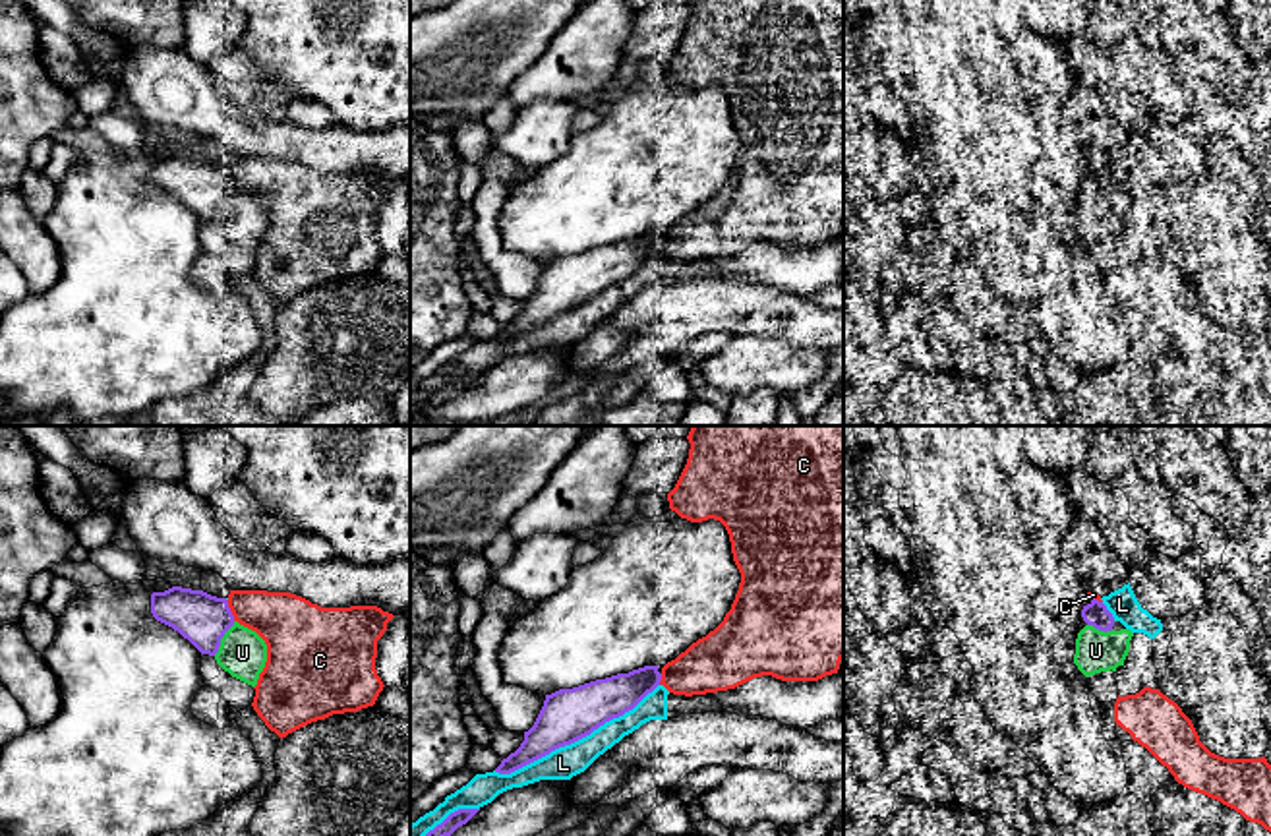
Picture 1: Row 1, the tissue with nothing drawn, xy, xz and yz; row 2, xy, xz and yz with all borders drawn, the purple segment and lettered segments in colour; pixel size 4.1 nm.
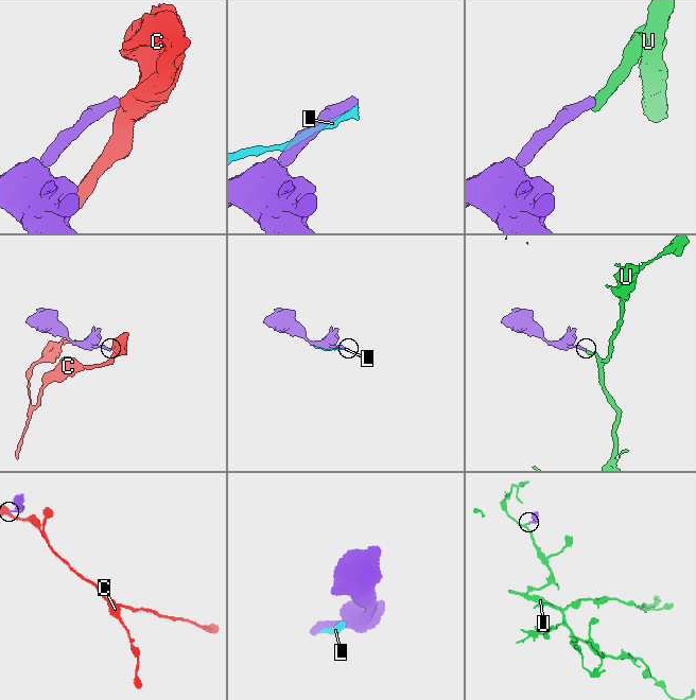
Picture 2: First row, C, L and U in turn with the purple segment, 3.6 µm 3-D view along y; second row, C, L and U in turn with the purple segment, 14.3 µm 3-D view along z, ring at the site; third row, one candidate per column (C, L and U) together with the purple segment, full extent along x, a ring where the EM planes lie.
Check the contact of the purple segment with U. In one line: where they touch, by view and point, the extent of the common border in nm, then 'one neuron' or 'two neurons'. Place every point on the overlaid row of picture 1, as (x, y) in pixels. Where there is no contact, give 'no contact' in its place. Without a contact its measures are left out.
contact xy (221, 637); length 170 nm; one neuron

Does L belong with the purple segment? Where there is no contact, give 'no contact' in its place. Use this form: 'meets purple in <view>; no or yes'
meets purple in xz; no

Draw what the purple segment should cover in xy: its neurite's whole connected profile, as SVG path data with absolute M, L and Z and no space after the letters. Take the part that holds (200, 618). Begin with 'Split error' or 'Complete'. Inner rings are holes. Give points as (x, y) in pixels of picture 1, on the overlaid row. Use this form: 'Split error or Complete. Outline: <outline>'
Split error. Outline: M172 586L151 594L151 613L201 654L213 656L232 677L257 685L267 662L267 644L255 631L234 619L226 598Z

